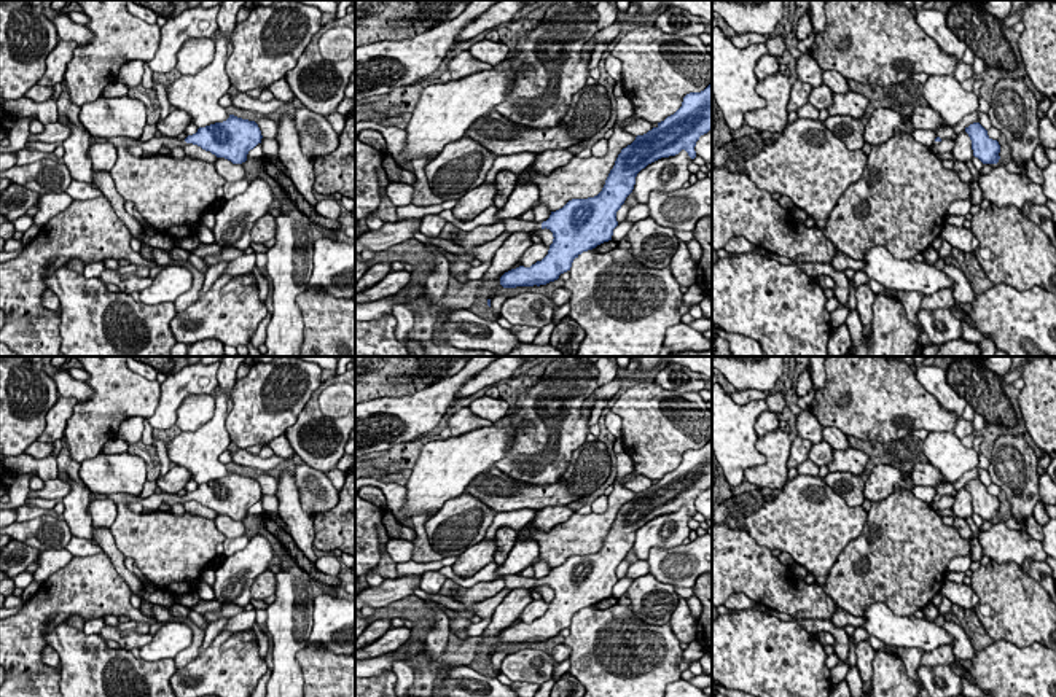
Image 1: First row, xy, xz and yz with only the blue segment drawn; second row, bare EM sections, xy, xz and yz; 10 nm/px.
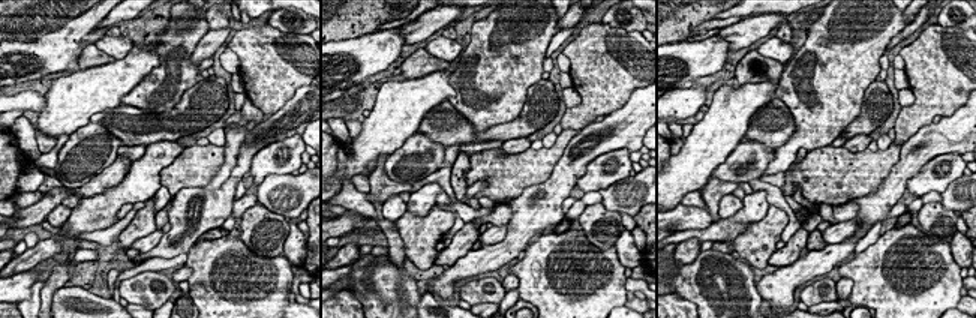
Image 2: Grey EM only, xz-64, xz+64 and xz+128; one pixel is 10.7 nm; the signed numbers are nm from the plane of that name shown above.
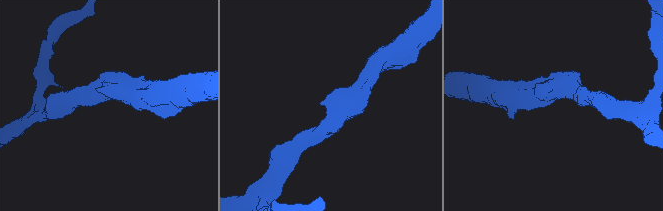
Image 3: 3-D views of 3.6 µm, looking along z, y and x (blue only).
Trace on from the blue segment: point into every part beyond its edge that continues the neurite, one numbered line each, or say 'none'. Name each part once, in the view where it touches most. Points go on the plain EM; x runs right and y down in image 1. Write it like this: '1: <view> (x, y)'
1: xz (488, 573)

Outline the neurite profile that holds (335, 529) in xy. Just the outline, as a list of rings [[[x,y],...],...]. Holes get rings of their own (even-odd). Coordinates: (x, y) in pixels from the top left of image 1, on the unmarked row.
[[[355,461],[346,473],[339,503],[314,517],[314,546],[323,552],[339,549],[355,557]]]

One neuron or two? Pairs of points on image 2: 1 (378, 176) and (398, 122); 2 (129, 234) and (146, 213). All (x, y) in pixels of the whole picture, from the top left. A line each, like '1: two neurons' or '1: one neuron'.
1: two neurons
2: one neuron

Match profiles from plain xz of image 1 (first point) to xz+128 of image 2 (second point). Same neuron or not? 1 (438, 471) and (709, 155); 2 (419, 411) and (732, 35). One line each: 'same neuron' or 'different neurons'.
1: same neuron
2: different neurons

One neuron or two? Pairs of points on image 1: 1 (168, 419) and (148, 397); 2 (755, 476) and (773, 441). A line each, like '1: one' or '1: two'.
1: two
2: one

